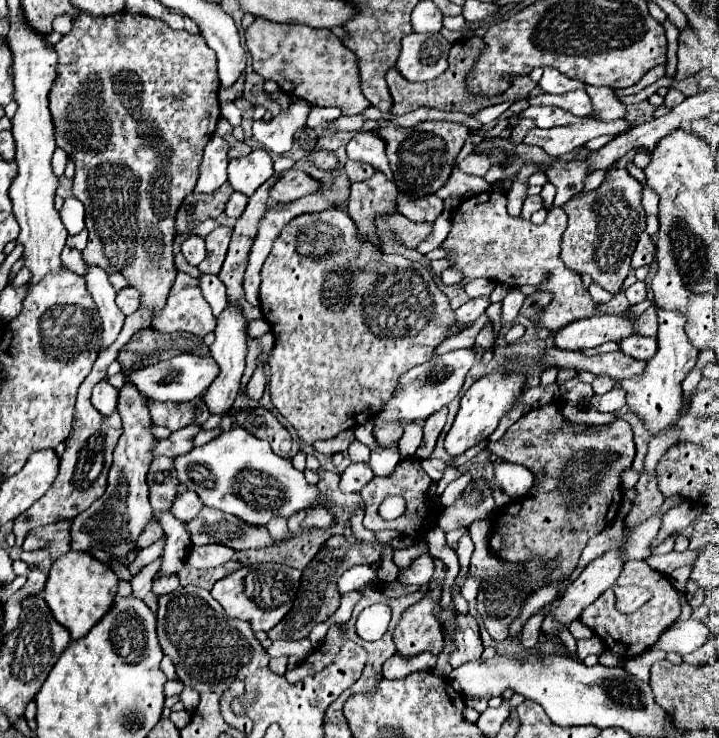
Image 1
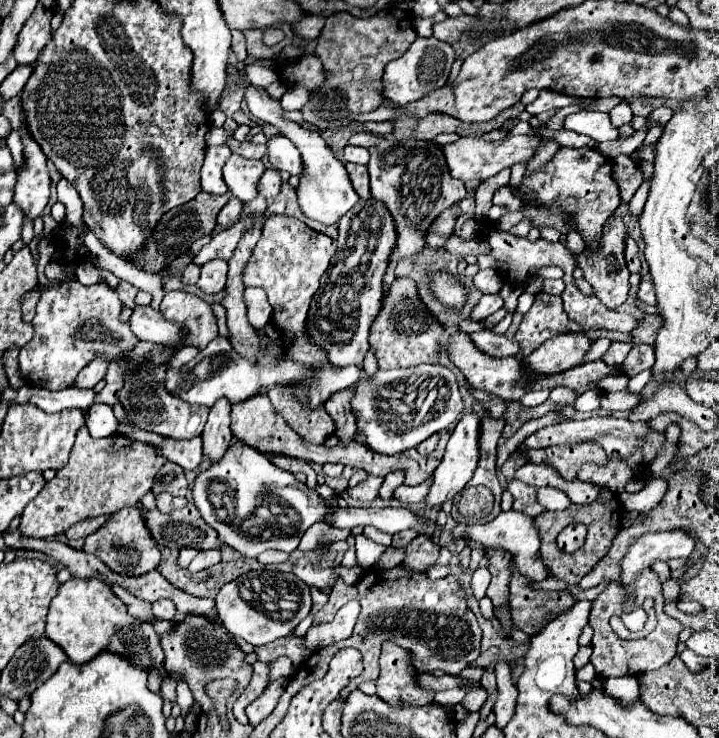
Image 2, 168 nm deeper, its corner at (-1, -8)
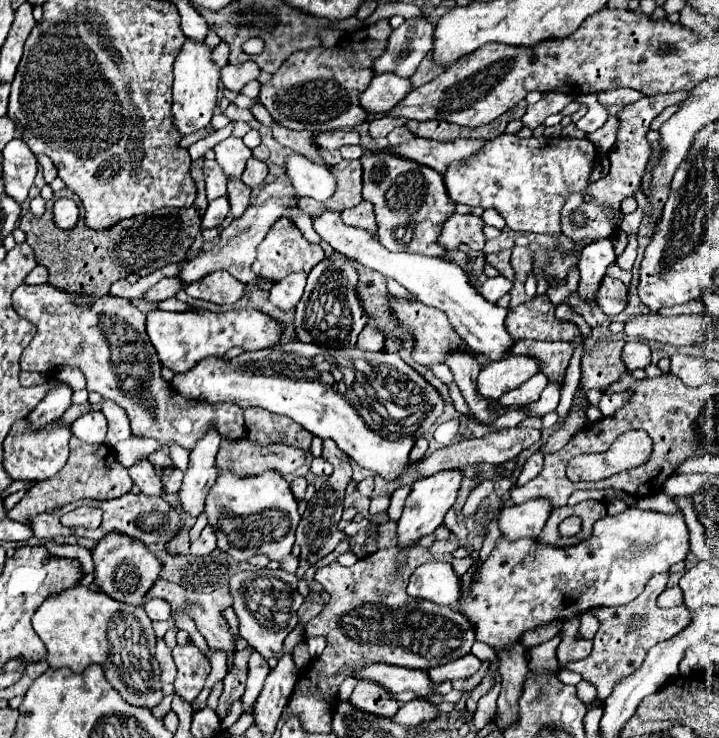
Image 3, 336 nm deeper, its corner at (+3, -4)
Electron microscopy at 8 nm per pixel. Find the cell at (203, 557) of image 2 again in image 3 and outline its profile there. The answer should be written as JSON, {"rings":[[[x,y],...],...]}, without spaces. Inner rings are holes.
{"rings":[[[206,525],[202,529],[200,537],[194,543],[190,543],[190,549],[192,549],[192,555],[208,555],[216,549],[216,535],[212,525]]]}

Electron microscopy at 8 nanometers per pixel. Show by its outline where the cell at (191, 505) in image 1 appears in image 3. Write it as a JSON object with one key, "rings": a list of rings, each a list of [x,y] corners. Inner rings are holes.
{"rings":[[[148,459],[136,461],[128,469],[128,473],[130,473],[132,481],[142,489],[142,493],[148,493],[148,495],[160,495],[162,493],[160,479],[156,477],[156,471],[152,469],[152,463]]]}

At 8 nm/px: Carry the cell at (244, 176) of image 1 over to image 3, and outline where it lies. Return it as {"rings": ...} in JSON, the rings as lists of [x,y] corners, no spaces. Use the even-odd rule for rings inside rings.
{"rings":[[[234,135],[224,139],[222,143],[218,143],[214,147],[214,153],[216,153],[216,161],[222,167],[222,171],[226,173],[226,177],[240,177],[246,161],[252,157],[252,151],[242,143],[242,139],[238,139]]]}

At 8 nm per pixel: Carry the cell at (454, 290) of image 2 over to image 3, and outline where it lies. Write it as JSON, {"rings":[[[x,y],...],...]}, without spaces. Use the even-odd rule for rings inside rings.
{"rings":[[[336,211],[322,213],[320,217],[316,217],[314,229],[334,251],[346,255],[348,259],[352,259],[368,269],[374,269],[374,271],[398,281],[420,303],[442,309],[448,315],[454,331],[460,333],[462,341],[474,353],[482,353],[490,361],[500,361],[510,353],[514,339],[508,335],[508,331],[504,327],[504,317],[506,317],[508,309],[502,309],[496,303],[490,303],[482,295],[478,295],[476,289],[470,285],[466,273],[456,263],[446,261],[442,257],[426,257],[426,255],[418,255],[418,253],[392,253],[386,247],[382,247],[372,233],[356,229],[356,227],[346,227],[340,221],[340,213],[336,213]]]}

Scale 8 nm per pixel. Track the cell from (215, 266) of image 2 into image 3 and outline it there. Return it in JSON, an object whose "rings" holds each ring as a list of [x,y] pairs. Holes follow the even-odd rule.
{"rings":[[[212,273],[212,277],[204,277],[204,281],[188,285],[186,293],[216,305],[232,305],[244,295],[244,289],[246,285],[236,281],[230,273]]]}

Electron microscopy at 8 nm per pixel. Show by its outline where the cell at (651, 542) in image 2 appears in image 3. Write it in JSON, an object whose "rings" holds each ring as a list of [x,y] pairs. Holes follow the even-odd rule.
{"rings":[[[628,507],[618,515],[606,515],[594,523],[592,535],[572,547],[554,547],[538,543],[536,539],[518,539],[510,541],[500,537],[494,551],[480,565],[478,575],[472,579],[470,589],[462,589],[462,579],[456,575],[450,563],[432,561],[420,565],[408,583],[408,595],[414,599],[426,599],[436,605],[448,605],[452,611],[466,617],[474,627],[474,637],[480,643],[490,645],[496,653],[510,651],[522,633],[528,629],[538,629],[552,621],[566,621],[574,615],[582,615],[596,607],[614,607],[626,605],[636,599],[652,575],[668,571],[674,563],[686,559],[690,551],[688,529],[680,513],[658,513],[642,511],[638,507]]]}

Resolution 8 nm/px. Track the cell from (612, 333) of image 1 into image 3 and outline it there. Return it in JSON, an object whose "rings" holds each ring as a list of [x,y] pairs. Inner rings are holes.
{"rings":[[[508,355],[504,361],[484,365],[476,379],[476,389],[484,399],[498,399],[500,395],[520,387],[536,373],[540,373],[540,369],[530,357]]]}

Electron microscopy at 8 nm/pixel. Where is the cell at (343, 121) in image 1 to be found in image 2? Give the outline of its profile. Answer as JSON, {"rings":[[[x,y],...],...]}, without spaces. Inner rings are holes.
{"rings":[[[366,122],[364,123],[364,131],[370,131],[374,135],[388,135],[392,133],[392,125],[390,122]]]}

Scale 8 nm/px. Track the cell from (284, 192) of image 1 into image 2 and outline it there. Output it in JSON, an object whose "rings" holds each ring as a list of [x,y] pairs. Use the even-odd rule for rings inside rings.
{"rings":[[[266,169],[264,177],[260,179],[260,185],[258,185],[260,195],[264,195],[266,199],[272,199],[272,197],[276,197],[280,193],[280,189],[282,189],[282,179],[280,179],[278,171]]]}

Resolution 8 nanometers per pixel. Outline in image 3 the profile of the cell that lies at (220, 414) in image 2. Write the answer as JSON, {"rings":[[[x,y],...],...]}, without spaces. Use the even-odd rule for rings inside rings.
{"rings":[[[210,429],[190,453],[190,465],[184,473],[178,499],[190,517],[198,517],[204,511],[204,501],[210,487],[216,483],[218,473],[214,469],[214,459],[220,447],[220,435],[216,429]]]}

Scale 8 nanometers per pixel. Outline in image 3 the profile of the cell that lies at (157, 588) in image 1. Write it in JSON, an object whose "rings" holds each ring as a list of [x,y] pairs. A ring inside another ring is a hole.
{"rings":[[[148,599],[144,611],[152,621],[168,621],[170,619],[170,605],[164,599]]]}

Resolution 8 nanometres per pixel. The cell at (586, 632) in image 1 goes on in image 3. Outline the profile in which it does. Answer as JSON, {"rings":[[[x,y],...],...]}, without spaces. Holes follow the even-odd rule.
{"rings":[[[584,613],[584,615],[580,617],[580,623],[582,623],[582,625],[580,625],[580,633],[582,633],[584,639],[592,639],[594,633],[598,631],[598,627],[600,627],[598,617],[592,615],[592,613]]]}

